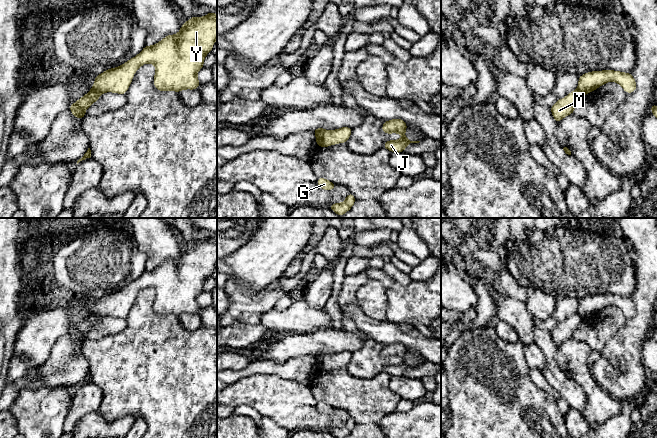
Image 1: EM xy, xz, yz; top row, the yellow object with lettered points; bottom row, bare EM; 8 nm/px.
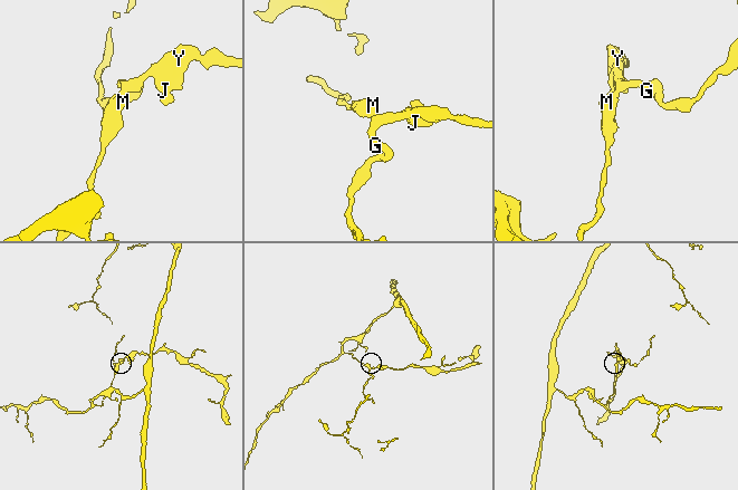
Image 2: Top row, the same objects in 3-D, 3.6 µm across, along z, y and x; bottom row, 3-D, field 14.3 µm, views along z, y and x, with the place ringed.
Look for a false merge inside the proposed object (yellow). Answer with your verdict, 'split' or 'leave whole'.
split

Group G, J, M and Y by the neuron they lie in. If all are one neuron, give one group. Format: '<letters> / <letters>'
G J Y / M

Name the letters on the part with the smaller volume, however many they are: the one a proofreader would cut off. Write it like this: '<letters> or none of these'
G, J, Y

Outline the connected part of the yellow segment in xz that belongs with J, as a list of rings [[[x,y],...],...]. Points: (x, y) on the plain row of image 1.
[[[393,343],[385,345],[382,349],[382,355],[384,357],[400,357],[403,362],[401,364],[390,364],[383,368],[383,371],[390,374],[391,376],[400,377],[411,367],[419,367],[420,365],[410,365],[405,360],[407,348],[402,343]]]

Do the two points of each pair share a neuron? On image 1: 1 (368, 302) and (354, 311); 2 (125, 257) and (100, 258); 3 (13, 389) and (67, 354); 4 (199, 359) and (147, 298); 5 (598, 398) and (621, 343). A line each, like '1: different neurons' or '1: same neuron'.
1: different neurons
2: same neuron
3: same neuron
4: same neuron
5: different neurons

